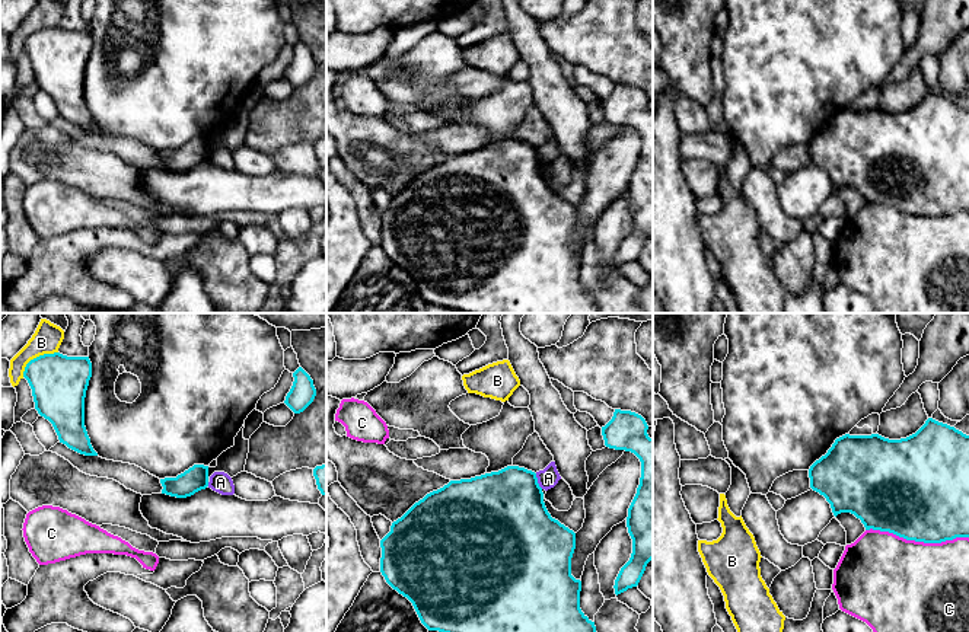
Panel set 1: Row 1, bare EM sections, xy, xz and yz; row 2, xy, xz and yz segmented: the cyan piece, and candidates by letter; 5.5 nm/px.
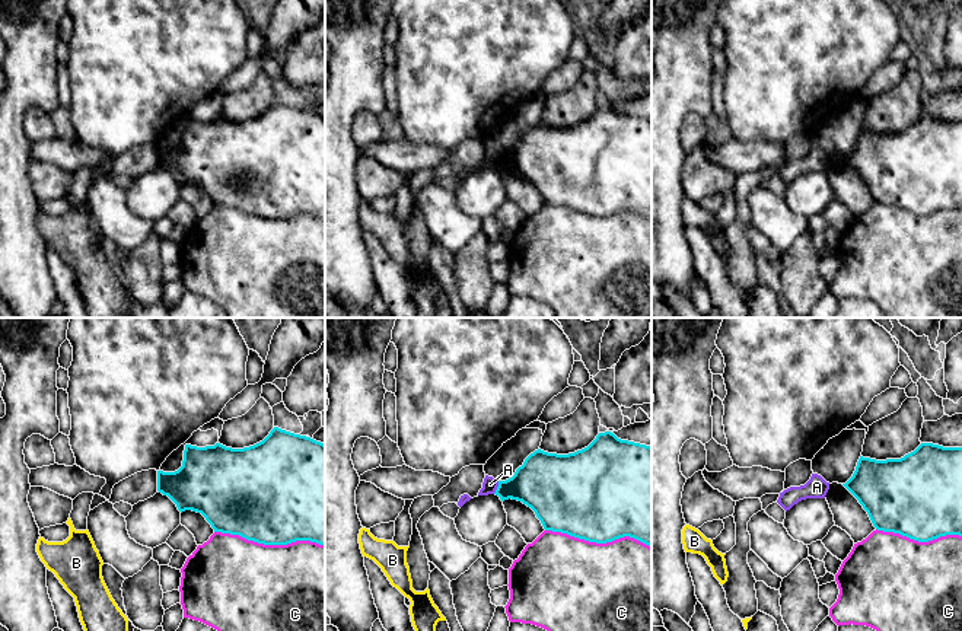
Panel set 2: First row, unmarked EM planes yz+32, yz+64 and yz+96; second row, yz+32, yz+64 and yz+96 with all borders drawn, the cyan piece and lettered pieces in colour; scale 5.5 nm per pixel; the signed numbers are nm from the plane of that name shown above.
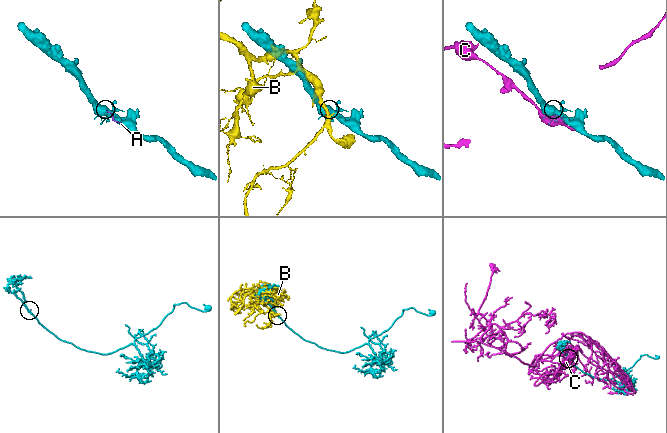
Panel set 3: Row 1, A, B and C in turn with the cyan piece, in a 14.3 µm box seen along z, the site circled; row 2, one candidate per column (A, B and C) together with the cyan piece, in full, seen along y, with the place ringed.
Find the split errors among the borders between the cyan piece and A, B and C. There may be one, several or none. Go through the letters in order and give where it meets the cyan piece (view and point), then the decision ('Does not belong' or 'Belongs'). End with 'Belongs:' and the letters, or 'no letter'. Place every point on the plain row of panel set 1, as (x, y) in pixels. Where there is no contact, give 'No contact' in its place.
A: Touches cyan at xz (536, 155). Does not belong
B: Touches cyan at xy (37, 31). Does not belong
C: Touches cyan at yz (917, 214). Does not belong
Belongs: no letter

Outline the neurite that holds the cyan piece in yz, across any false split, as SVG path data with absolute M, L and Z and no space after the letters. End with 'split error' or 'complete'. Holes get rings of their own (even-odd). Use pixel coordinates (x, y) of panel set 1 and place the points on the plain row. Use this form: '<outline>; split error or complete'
M933 92L915 108L901 114L879 108L845 108L810 140L809 151L810 162L826 172L835 191L851 186L861 194L866 204L889 205L924 217L969 211L969 109Z; complete

